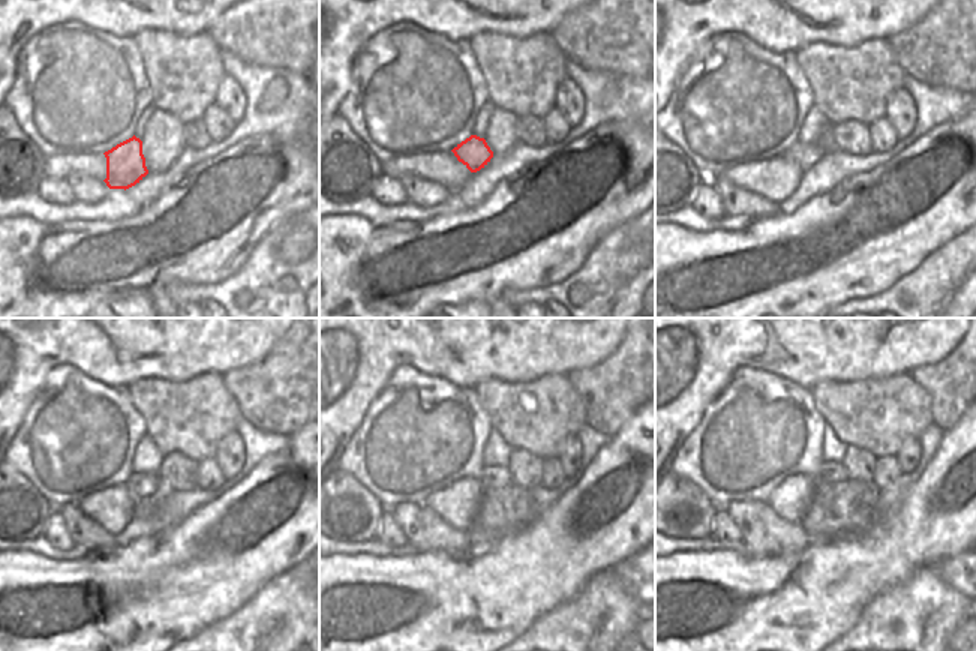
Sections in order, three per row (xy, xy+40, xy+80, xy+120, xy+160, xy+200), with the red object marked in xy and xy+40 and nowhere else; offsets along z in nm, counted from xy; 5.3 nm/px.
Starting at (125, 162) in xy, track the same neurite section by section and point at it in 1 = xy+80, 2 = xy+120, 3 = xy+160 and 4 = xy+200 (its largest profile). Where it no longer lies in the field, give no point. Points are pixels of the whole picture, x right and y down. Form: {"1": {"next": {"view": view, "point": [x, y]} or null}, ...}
{"1": {"next": {"view": "xy+80", "point": [807, 153]}}, "2": {"next": {"view": "xy+120", "point": [141, 486]}}, "3": {"next": {"view": "xy+160", "point": [496, 476]}}, "4": {"next": {"view": "xy+200", "point": [829, 471]}}}

